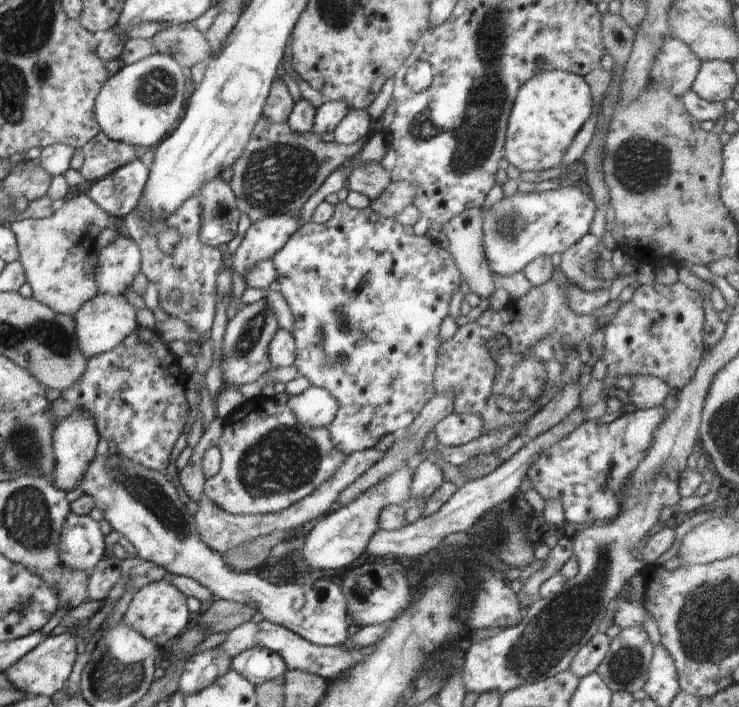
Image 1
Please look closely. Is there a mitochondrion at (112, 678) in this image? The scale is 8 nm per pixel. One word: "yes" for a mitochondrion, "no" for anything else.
yes

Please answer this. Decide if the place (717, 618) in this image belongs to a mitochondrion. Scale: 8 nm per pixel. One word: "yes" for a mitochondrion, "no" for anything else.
yes

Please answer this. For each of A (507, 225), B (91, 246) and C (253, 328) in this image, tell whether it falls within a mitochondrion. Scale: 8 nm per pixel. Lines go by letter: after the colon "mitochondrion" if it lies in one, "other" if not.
A: mitochondrion
B: other
C: mitochondrion

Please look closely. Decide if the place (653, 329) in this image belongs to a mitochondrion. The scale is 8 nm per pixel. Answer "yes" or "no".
no

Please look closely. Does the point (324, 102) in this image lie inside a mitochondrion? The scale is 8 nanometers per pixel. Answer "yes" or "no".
no

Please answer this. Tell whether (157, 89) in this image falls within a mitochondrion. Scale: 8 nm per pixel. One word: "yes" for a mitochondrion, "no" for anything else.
yes

